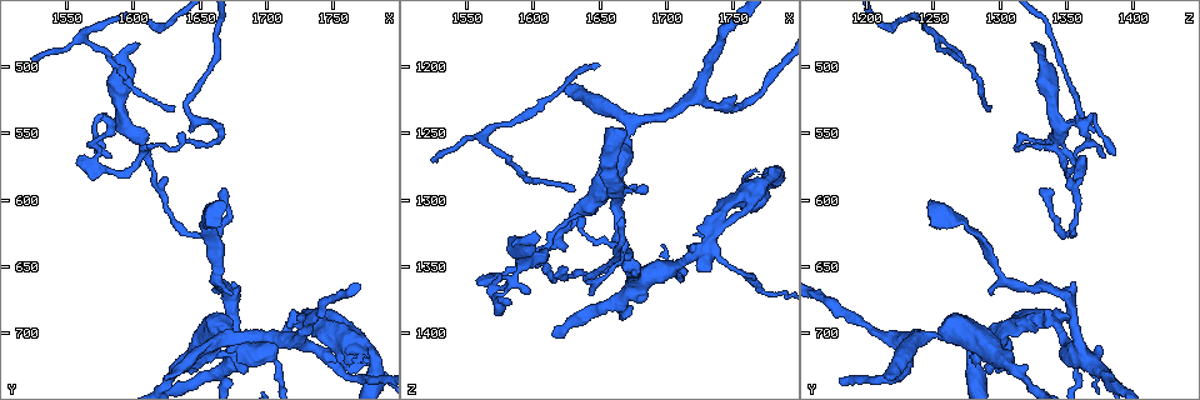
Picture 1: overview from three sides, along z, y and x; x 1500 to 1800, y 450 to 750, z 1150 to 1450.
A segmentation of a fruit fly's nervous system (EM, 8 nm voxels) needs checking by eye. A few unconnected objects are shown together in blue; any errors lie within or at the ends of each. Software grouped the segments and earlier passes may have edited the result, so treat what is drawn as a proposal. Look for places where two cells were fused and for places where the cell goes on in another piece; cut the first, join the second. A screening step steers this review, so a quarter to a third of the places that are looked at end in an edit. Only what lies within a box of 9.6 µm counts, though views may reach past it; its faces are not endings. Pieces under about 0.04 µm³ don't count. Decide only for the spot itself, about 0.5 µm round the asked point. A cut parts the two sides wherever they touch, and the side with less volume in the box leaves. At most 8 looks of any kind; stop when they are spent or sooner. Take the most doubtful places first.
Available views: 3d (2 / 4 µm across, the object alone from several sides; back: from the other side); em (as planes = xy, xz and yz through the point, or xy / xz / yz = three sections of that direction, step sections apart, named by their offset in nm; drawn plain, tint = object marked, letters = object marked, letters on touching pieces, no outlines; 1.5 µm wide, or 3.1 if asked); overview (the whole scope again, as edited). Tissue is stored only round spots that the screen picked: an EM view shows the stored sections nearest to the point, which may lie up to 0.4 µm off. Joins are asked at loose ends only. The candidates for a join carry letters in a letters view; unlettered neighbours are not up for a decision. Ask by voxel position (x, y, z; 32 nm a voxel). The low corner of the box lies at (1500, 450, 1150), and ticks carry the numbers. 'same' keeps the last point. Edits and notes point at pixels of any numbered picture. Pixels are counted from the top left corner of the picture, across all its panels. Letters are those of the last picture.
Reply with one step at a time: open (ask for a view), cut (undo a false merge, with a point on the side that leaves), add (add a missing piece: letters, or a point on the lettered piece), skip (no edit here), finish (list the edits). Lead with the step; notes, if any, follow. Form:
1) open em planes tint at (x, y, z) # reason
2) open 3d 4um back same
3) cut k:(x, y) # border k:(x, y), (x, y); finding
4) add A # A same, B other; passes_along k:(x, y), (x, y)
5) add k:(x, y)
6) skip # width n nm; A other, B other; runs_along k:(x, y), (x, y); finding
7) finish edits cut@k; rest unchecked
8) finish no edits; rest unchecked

open 3d 4um at (1642, 536, 1364) # abrupt turn

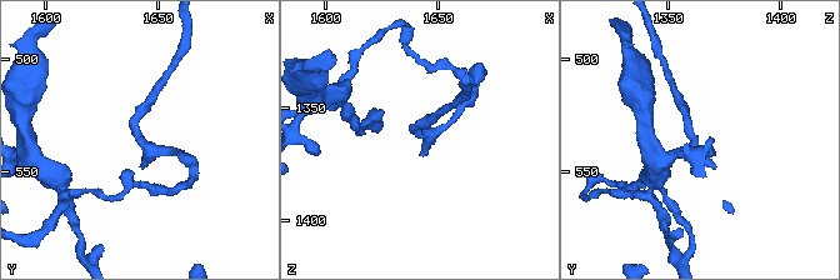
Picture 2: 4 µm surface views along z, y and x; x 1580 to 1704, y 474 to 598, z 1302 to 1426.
open em planes plain at (1644, 536, 1362)

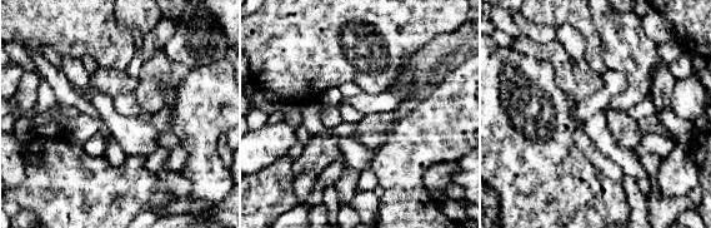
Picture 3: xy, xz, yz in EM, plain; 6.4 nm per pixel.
open em planes letters same

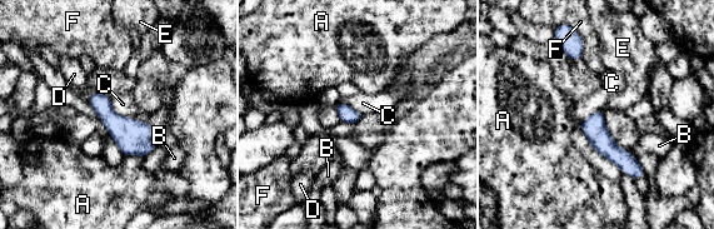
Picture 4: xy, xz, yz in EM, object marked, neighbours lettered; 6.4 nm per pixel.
skip # width 110 nm; A other, B other, C other, D other, E other, F other; border 4:(110, 98), (116, 113), (146, 123); all the same cell

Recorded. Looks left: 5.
open em xz step 8 plain at (1676, 668, 1294) # branch stops here

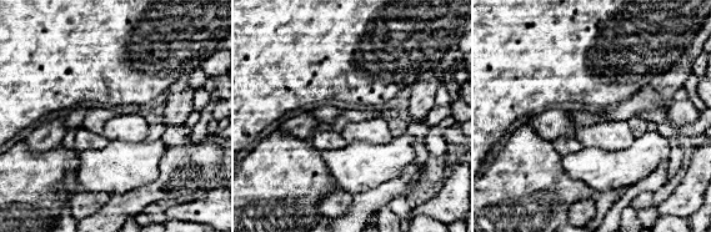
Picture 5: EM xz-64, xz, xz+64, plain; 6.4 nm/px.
open em xz step 8 letters same

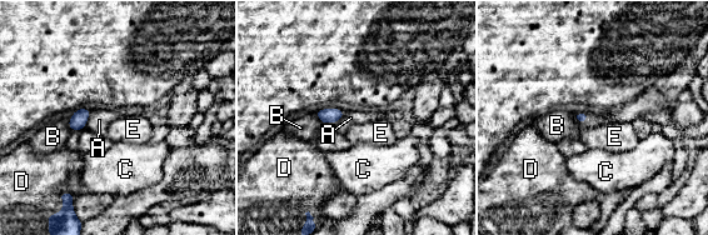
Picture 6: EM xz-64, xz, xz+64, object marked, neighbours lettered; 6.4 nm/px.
skip # A other, B other, C other, D other, E other; border 6:(91, 111), (84, 128); no lettered piece goes on from it

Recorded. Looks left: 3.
open 3d 2um at (1600, 482, 1324) # branch stops here

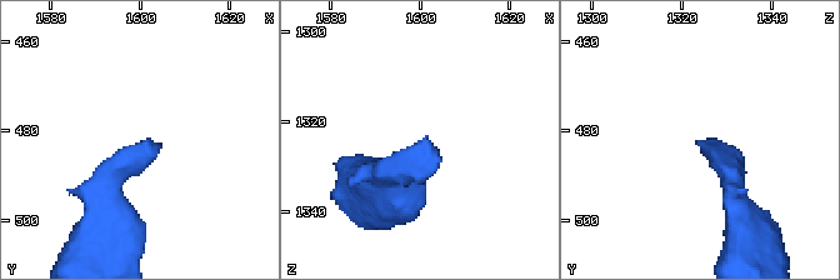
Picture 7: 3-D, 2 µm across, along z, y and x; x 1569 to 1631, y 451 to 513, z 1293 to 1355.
open em planes letters at (1602, 482, 1323)

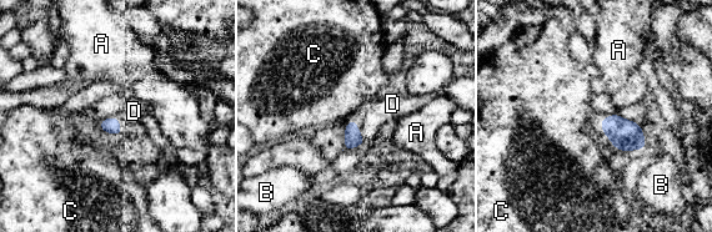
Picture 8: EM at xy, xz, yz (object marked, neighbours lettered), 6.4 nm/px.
add D # A other, B other, C other, D same; it goes on there

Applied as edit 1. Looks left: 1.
open em planes letters at (1634, 558, 1312) # abrupt turn

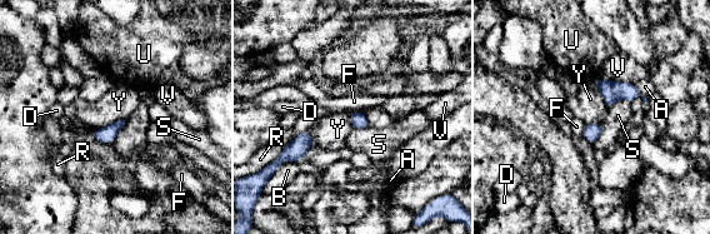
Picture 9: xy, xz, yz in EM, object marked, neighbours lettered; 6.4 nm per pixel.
skip # width 100 nm; A other, B other, D other, F other, R other, S other, U other, V other, Y other; border 9:(125, 119), (118, 119), (95, 130); continuous, no second cell

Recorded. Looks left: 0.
finish edits add@8; rest unchecked

